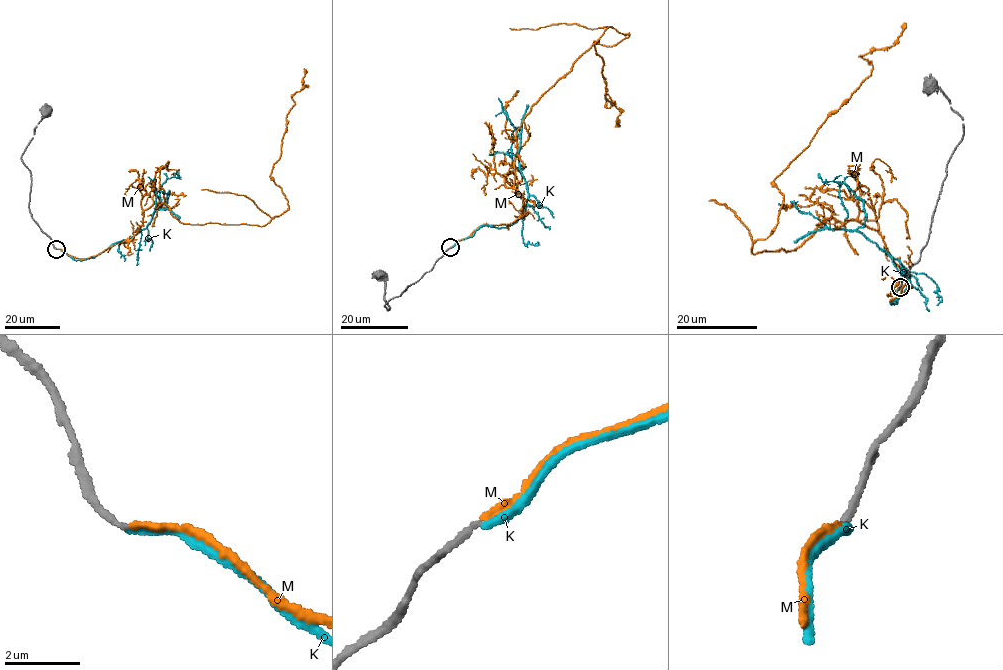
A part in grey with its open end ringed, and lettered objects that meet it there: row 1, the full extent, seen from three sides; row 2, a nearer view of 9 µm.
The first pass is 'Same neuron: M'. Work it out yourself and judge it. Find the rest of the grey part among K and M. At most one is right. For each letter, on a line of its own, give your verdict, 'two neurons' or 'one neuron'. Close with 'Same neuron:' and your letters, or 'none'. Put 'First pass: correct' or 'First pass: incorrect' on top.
First pass: correct
K: two neurons
M: one neuron
Same neuron: M

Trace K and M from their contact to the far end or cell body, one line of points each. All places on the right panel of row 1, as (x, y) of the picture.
K: (900, 287), (891, 304), (911, 276), (857, 229), (866, 213), (861, 199), (818, 173)
M: (900, 287), (890, 301), (907, 280), (856, 220), (751, 250), (774, 178), (904, 22)

